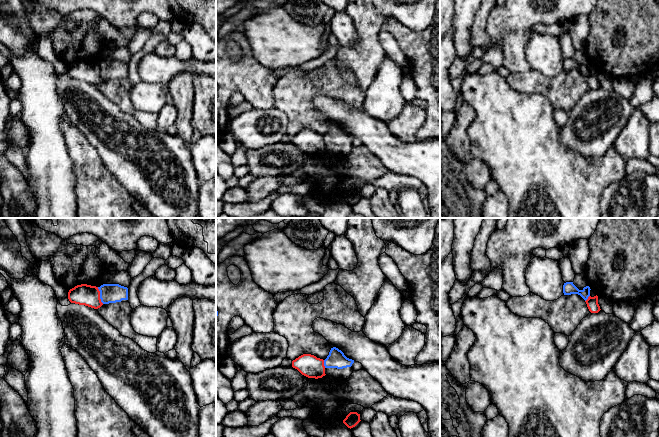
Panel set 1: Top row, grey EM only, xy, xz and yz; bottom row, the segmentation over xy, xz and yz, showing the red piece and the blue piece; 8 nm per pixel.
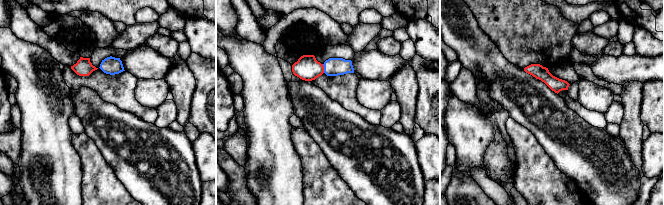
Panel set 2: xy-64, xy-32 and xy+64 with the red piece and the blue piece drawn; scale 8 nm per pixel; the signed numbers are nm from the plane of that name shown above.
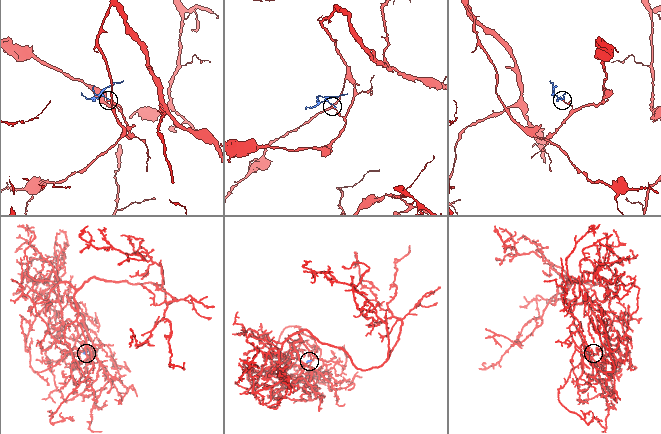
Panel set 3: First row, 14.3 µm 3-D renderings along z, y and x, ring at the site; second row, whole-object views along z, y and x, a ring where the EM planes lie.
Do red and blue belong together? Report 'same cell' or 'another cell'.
another cell

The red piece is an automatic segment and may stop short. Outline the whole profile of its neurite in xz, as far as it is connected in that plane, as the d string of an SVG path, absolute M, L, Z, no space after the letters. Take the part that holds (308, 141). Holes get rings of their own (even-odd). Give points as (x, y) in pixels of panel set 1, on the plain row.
M303 130L292 137L292 143L308 154L325 152L324 136L311 130Z

